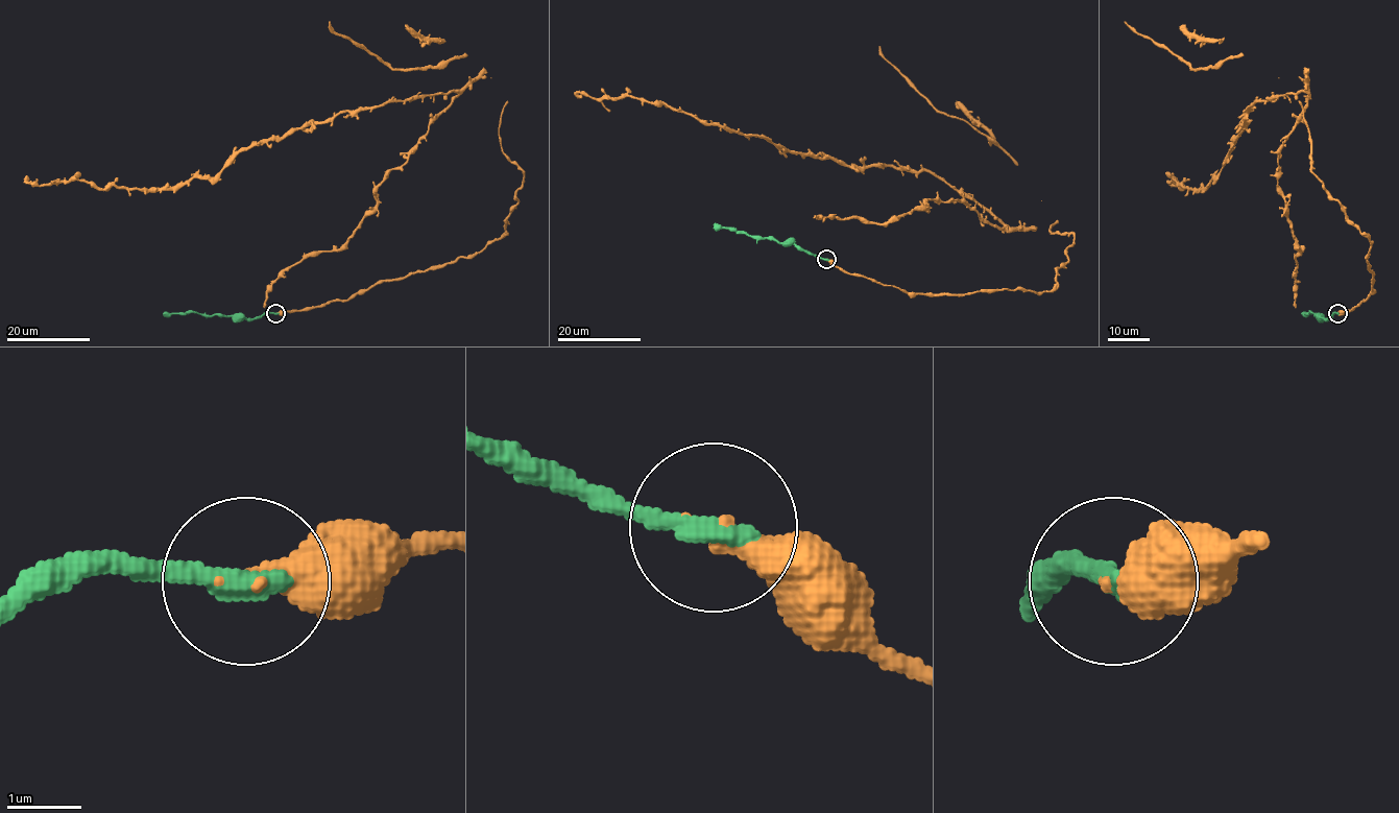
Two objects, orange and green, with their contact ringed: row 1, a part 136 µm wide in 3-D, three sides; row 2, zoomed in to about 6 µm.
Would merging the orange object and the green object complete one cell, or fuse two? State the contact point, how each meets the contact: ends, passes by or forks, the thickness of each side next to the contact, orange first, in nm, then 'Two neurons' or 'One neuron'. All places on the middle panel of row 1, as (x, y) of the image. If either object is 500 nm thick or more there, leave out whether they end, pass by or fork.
Place: (826, 259). At the ring orange ends. At the ring green ends. Thickness 400 nm (orange) against 360 nm. One neuron

